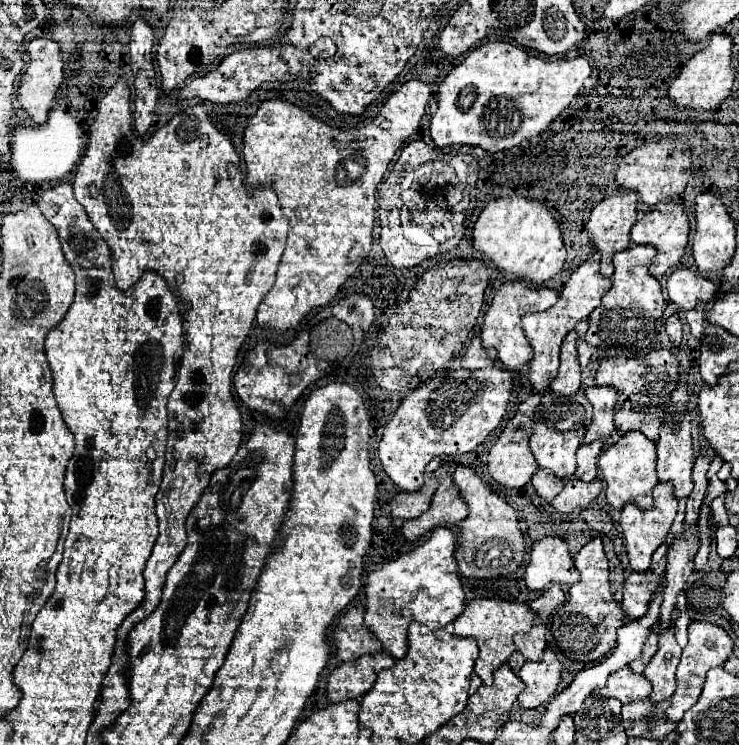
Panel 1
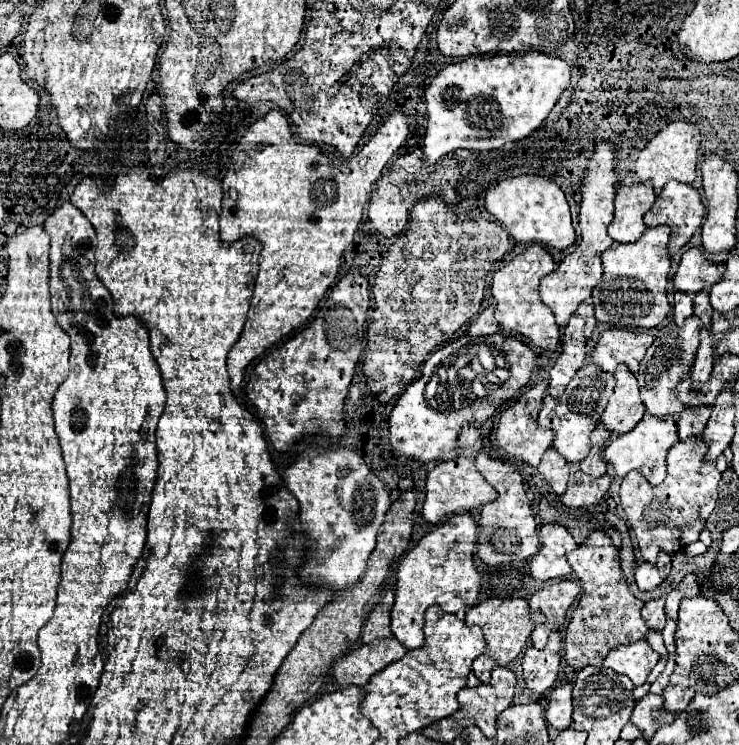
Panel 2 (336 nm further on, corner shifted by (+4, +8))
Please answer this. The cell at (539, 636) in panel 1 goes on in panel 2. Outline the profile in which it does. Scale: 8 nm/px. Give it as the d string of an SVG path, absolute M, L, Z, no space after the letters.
M562 579L562 581L554 581L550 587L544 587L540 591L536 591L528 600L530 609L536 611L540 609L546 615L546 621L542 625L538 625L532 631L532 645L536 649L544 649L548 635L554 629L560 629L566 617L568 607L574 603L574 599L578 597L580 591L576 591L576 581L570 579Z

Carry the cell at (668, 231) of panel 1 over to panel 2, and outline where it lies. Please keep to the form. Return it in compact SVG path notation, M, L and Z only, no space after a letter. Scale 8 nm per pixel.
M668 181L662 193L656 197L654 205L644 215L644 223L646 227L666 225L672 229L670 237L676 237L676 247L670 245L668 251L670 255L674 255L702 225L702 217L704 205L698 191L692 185Z

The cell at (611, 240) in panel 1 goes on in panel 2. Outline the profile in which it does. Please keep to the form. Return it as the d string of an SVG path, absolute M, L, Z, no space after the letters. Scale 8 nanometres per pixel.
M650 181L646 183L636 183L636 185L620 185L616 191L616 199L614 199L614 221L608 227L608 235L612 237L614 243L632 243L638 241L642 237L642 233L646 231L646 225L642 221L644 213L652 207L652 203L656 201L654 191Z

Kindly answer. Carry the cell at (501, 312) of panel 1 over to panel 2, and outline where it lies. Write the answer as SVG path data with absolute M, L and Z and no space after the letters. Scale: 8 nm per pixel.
M532 245L532 247L524 249L520 255L516 255L506 267L496 271L494 279L492 279L492 295L496 299L494 317L500 323L500 327L508 333L524 337L534 347L548 349L548 351L554 351L558 347L560 329L554 321L552 311L542 303L542 299L538 295L538 285L544 275L552 273L552 261L554 259L550 257L550 253L544 247Z

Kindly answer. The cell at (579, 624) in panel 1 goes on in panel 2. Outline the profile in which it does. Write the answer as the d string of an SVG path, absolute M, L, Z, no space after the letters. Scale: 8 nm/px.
M594 531L588 535L576 551L568 553L568 563L582 585L582 595L578 605L570 611L564 639L564 657L568 665L576 669L586 665L600 667L610 649L646 637L648 627L640 617L644 601L630 593L620 569L618 549L612 545L612 539L604 531Z

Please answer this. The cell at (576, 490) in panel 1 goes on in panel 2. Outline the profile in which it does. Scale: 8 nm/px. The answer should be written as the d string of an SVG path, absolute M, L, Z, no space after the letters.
M576 471L570 475L566 493L560 497L560 501L566 507L588 507L588 505L600 501L602 495L608 491L608 487L610 487L608 475L594 479L582 471Z

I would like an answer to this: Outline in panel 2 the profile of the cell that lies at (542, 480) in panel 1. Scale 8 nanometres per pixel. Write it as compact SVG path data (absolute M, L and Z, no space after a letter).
M550 447L544 453L544 457L542 457L537 470L550 483L550 487L552 487L552 491L556 495L562 495L564 493L566 483L568 483L568 471L570 471L570 467L568 467L566 459L556 453L556 449Z

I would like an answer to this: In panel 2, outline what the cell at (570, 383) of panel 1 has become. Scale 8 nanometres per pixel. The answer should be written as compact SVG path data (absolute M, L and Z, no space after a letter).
M572 315L562 339L562 353L556 365L550 369L550 387L548 393L552 397L560 397L566 385L572 381L576 371L584 365L586 359L586 337L584 337L584 319L580 315Z

